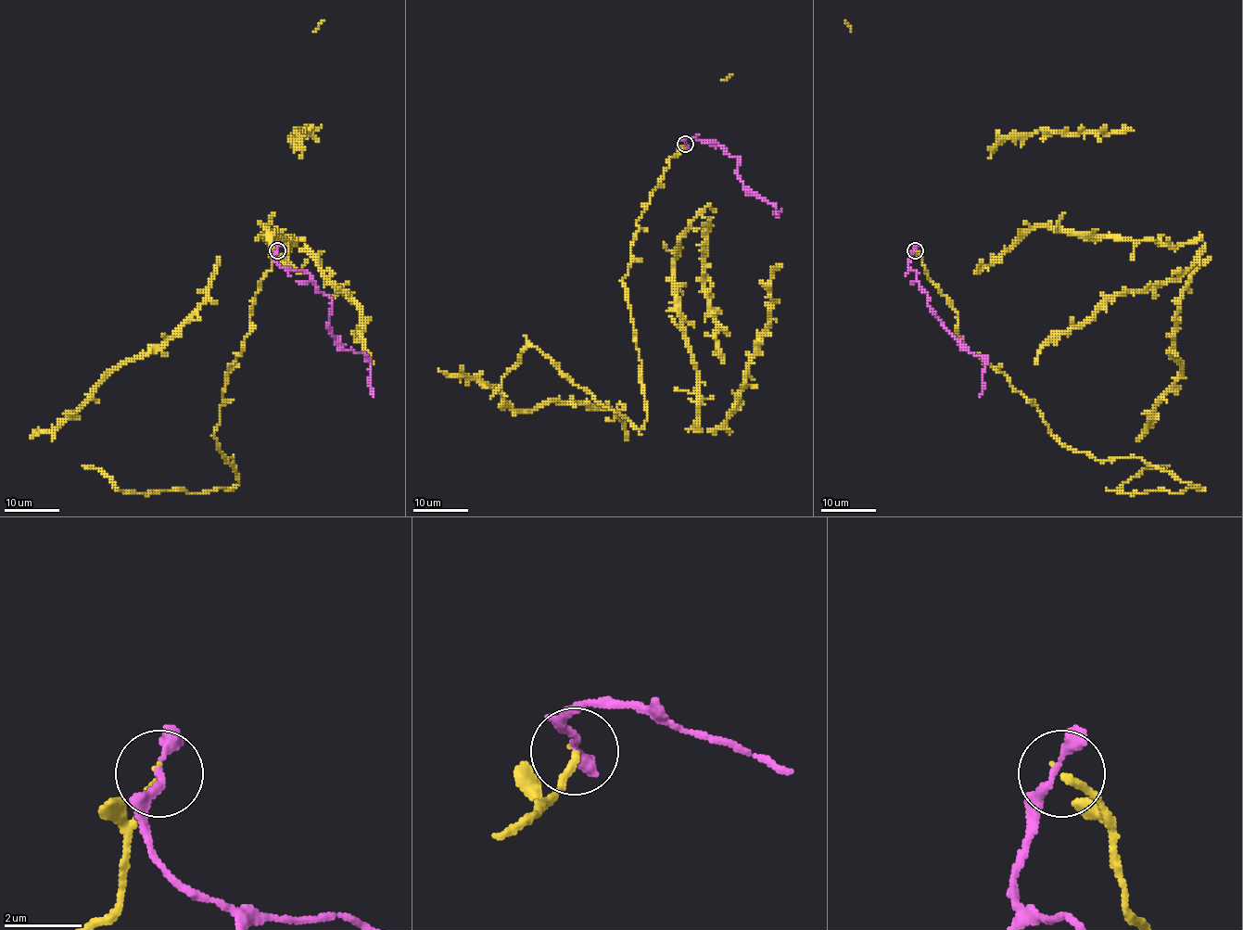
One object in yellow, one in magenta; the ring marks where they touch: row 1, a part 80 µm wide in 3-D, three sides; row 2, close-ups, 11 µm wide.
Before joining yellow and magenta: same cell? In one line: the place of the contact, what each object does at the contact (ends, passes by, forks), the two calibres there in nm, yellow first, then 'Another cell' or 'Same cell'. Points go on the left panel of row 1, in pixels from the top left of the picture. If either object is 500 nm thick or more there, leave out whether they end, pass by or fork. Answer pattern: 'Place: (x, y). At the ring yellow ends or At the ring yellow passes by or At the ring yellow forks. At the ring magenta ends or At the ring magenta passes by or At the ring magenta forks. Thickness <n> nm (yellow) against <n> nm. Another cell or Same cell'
Place: (277, 250). At the ring yellow ends. At the ring magenta passes by. Thickness 180 nm (yellow) against 180 nm. Another cell

